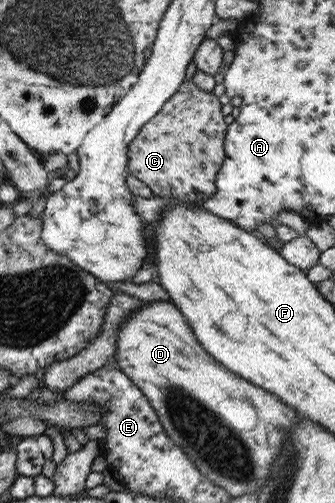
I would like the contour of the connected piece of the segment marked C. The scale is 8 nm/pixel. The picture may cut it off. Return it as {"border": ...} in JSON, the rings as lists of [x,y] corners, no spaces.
{"border":[[[187,78],[161,109],[144,123],[128,145],[126,171],[142,181],[159,198],[181,198],[183,200],[203,200],[215,190],[215,174],[225,157],[223,140],[228,126],[228,119],[221,114],[221,104],[217,96],[199,89]]]}

